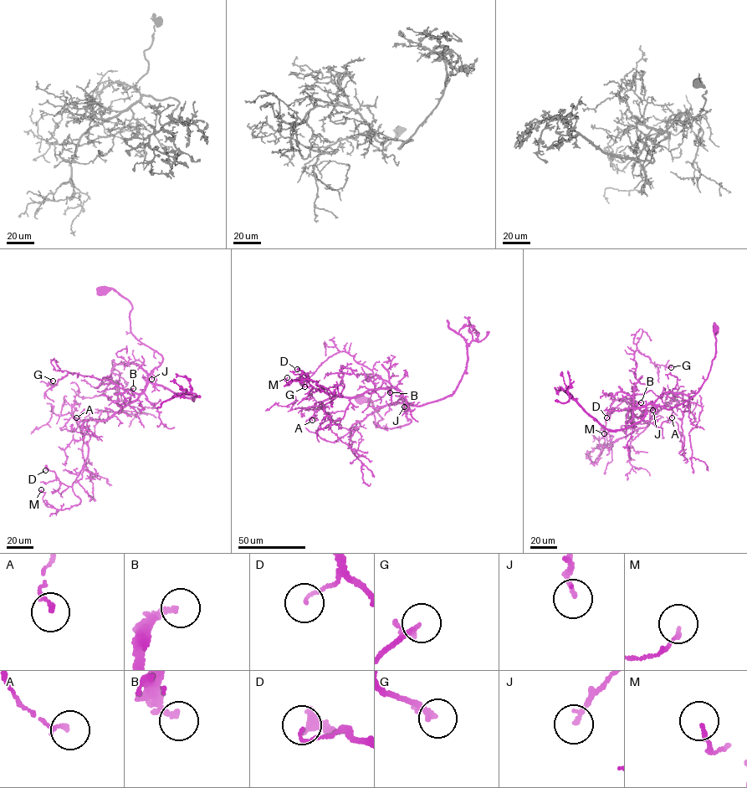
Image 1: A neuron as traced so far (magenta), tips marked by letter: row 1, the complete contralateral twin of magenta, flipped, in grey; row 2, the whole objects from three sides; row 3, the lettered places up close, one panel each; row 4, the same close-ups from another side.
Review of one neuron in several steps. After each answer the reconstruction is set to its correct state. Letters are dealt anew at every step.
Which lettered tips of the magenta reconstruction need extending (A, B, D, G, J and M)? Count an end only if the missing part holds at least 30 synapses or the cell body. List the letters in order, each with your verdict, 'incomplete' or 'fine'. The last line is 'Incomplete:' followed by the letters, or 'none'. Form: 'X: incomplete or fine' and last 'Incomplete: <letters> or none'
A: fine
B: fine
D: fine
G: fine
J: fine
M: fine
Incomplete: none

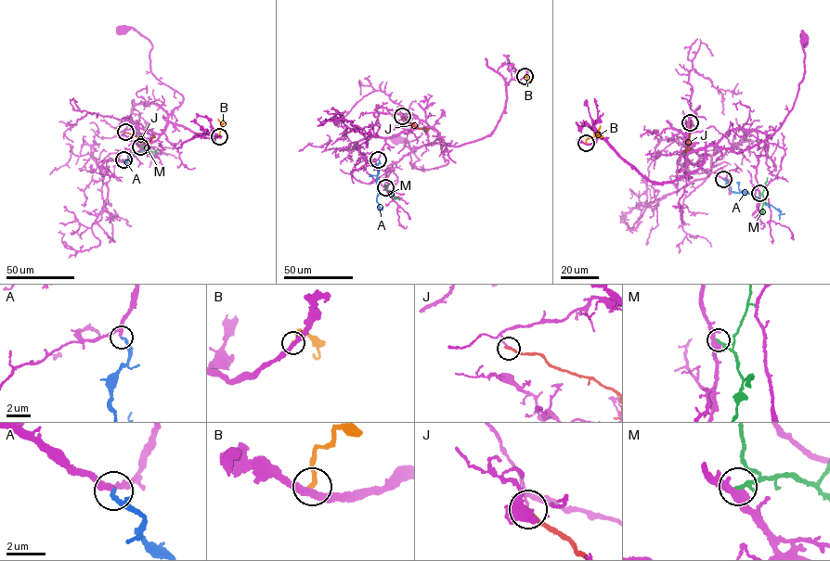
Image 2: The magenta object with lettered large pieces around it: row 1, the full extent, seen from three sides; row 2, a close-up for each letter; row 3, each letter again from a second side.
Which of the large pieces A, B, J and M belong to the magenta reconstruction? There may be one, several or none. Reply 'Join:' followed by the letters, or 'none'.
Join: A

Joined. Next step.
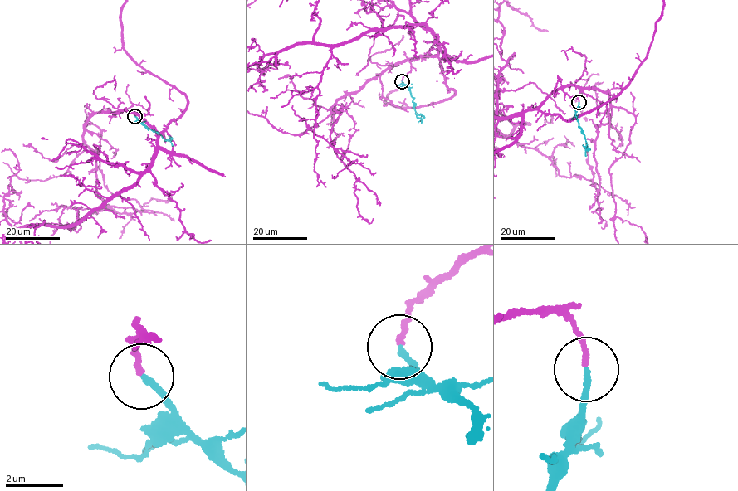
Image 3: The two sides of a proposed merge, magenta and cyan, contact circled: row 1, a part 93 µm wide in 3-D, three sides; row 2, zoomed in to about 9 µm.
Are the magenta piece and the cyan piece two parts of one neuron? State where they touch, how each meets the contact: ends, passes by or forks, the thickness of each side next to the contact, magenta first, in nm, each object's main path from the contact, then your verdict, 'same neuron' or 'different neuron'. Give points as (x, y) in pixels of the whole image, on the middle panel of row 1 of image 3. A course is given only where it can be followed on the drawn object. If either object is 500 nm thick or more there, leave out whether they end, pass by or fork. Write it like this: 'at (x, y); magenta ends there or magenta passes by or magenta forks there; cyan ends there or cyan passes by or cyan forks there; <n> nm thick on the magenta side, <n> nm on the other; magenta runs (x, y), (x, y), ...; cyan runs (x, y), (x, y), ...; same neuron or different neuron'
at (402, 81); magenta ends there; cyan ends there; 170 nm thick on the magenta side, 200 nm on the other; cyan runs (402, 80), (408, 87), (417, 117), (423, 118), (417, 113); different neuron

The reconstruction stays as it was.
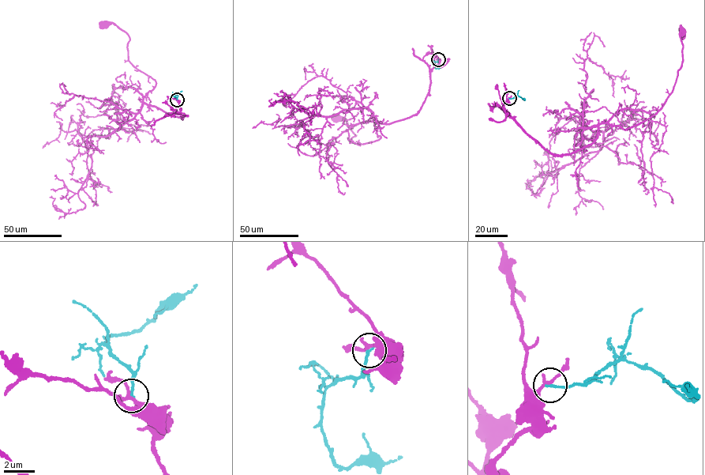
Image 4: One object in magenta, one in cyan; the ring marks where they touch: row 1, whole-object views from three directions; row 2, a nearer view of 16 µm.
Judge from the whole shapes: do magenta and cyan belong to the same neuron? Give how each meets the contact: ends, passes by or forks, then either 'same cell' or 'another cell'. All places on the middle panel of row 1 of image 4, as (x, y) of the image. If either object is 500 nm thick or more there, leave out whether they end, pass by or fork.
magenta passes by | cyan ends | another cell

